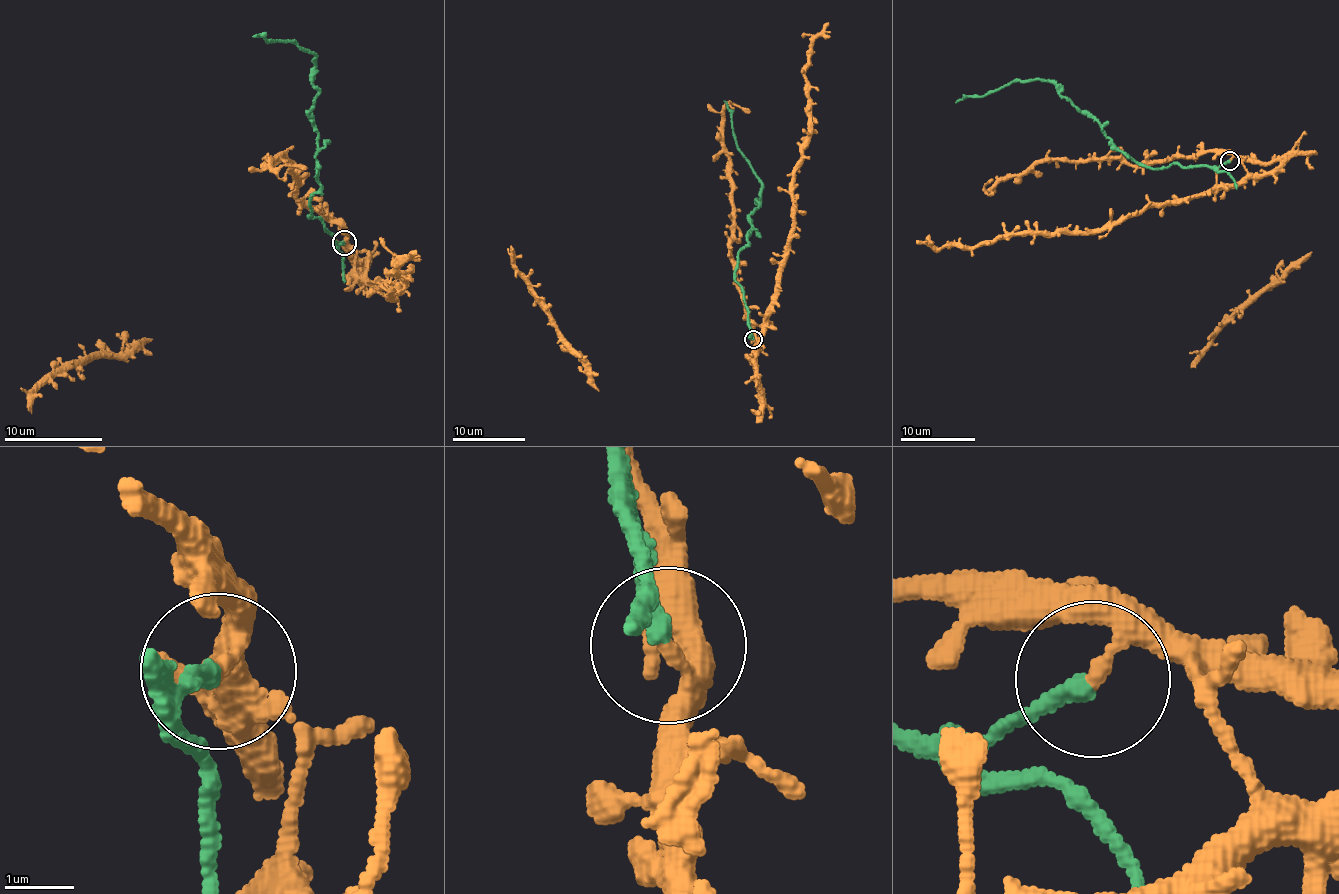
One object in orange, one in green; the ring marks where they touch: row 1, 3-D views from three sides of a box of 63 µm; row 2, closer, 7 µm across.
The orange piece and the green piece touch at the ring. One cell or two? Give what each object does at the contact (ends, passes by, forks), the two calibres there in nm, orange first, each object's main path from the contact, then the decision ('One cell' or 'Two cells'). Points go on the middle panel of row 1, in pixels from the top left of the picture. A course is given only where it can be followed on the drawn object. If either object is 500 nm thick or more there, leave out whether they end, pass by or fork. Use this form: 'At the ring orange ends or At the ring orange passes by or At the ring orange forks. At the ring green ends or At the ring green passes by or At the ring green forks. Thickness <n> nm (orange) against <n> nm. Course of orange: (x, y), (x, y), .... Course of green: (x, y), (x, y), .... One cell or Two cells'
At the ring orange ends. At the ring green ends. Thickness 240 nm (orange) against 240 nm. Course of orange: (753, 340), (760, 351), (791, 237), (794, 166), (808, 135), (811, 35), (803, 37). Course of green: (752, 339), (745, 297), (735, 280), (737, 254), (747, 244), (761, 179), (741, 150), (723, 100). Two cells

